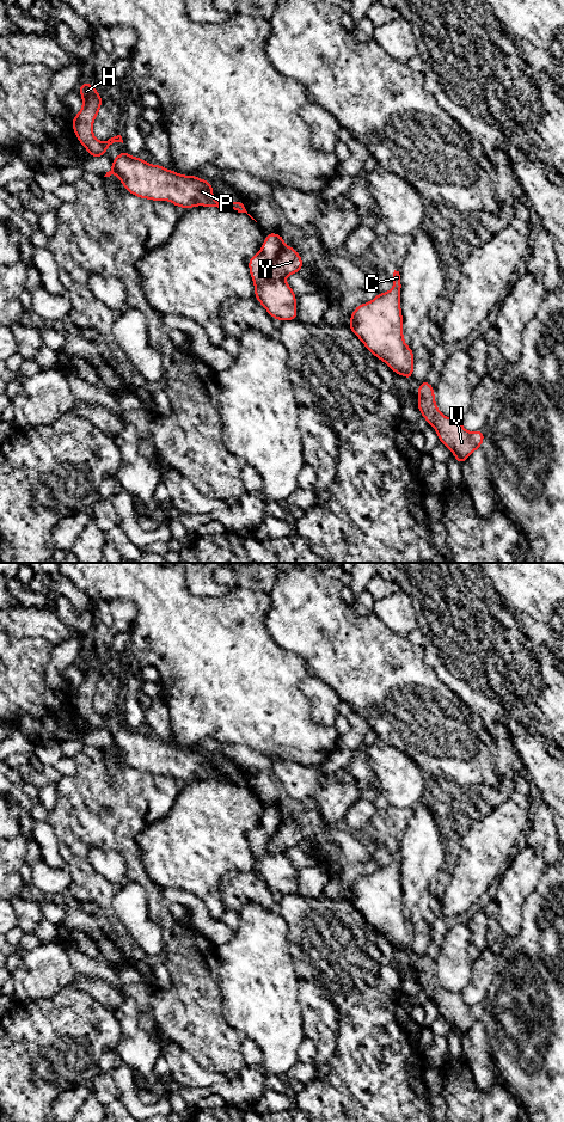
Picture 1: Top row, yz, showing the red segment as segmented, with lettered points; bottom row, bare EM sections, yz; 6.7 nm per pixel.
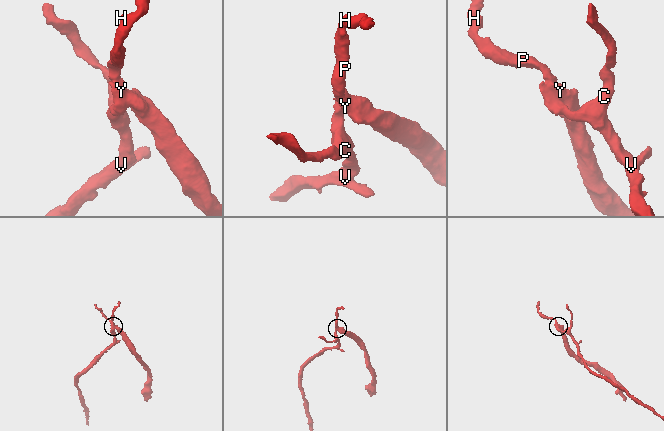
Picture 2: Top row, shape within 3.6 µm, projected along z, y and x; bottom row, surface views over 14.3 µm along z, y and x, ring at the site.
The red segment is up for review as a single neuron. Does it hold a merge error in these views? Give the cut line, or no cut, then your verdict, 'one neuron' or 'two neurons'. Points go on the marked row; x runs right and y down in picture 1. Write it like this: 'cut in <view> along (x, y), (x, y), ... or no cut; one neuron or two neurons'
cut in yz along (283, 245), (269, 263), (268, 277), (270, 280); two neurons

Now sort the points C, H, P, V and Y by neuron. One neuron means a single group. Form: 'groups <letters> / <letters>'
groups C H P V / Y

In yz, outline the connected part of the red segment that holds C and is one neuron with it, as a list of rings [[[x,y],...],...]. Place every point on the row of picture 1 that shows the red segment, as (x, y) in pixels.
[[[394,270],[393,288],[385,294],[378,292],[374,300],[358,305],[347,327],[393,373],[411,381],[415,361],[411,345],[404,343],[400,290],[400,275]]]

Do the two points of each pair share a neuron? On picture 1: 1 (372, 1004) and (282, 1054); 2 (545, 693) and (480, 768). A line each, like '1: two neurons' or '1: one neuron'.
1: two neurons
2: two neurons

